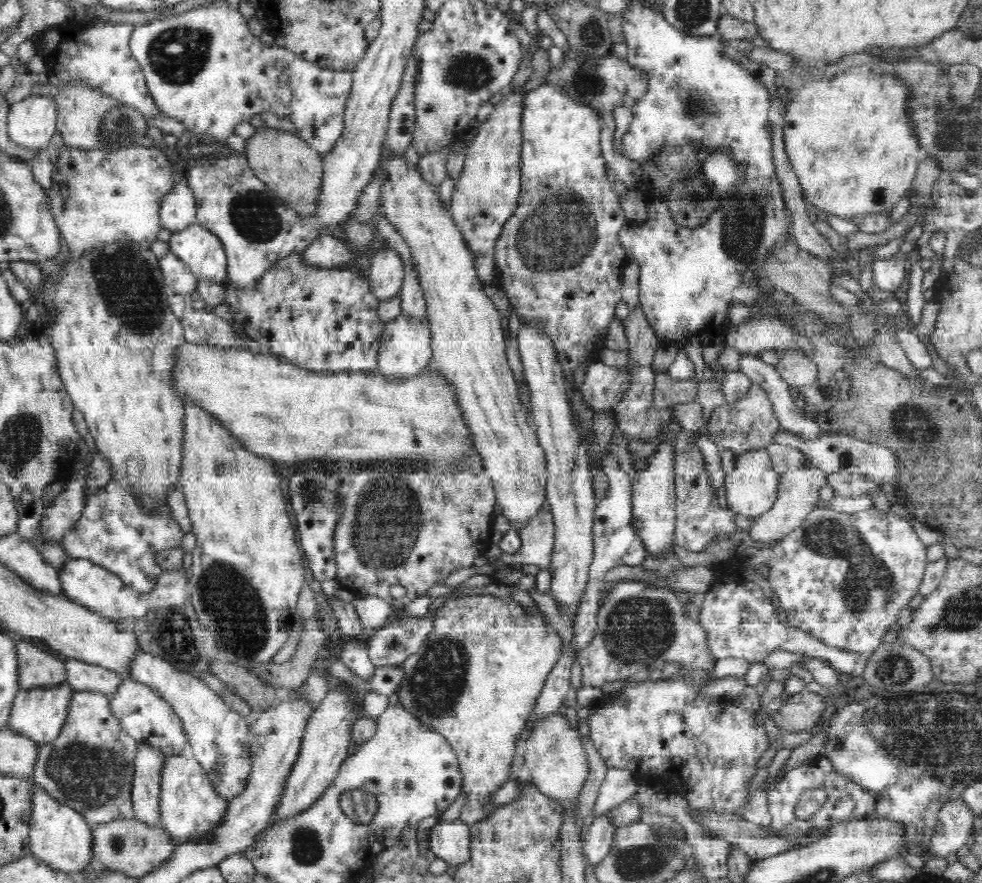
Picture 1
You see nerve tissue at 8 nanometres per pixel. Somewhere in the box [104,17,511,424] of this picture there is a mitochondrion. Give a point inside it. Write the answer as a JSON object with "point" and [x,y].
{"point":[177,54]}

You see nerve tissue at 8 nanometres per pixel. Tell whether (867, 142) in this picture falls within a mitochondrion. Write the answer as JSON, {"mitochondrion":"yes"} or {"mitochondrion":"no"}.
{"mitochondrion":"no"}

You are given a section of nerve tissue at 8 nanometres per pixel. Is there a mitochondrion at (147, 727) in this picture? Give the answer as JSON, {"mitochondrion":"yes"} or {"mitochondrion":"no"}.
{"mitochondrion":"no"}

